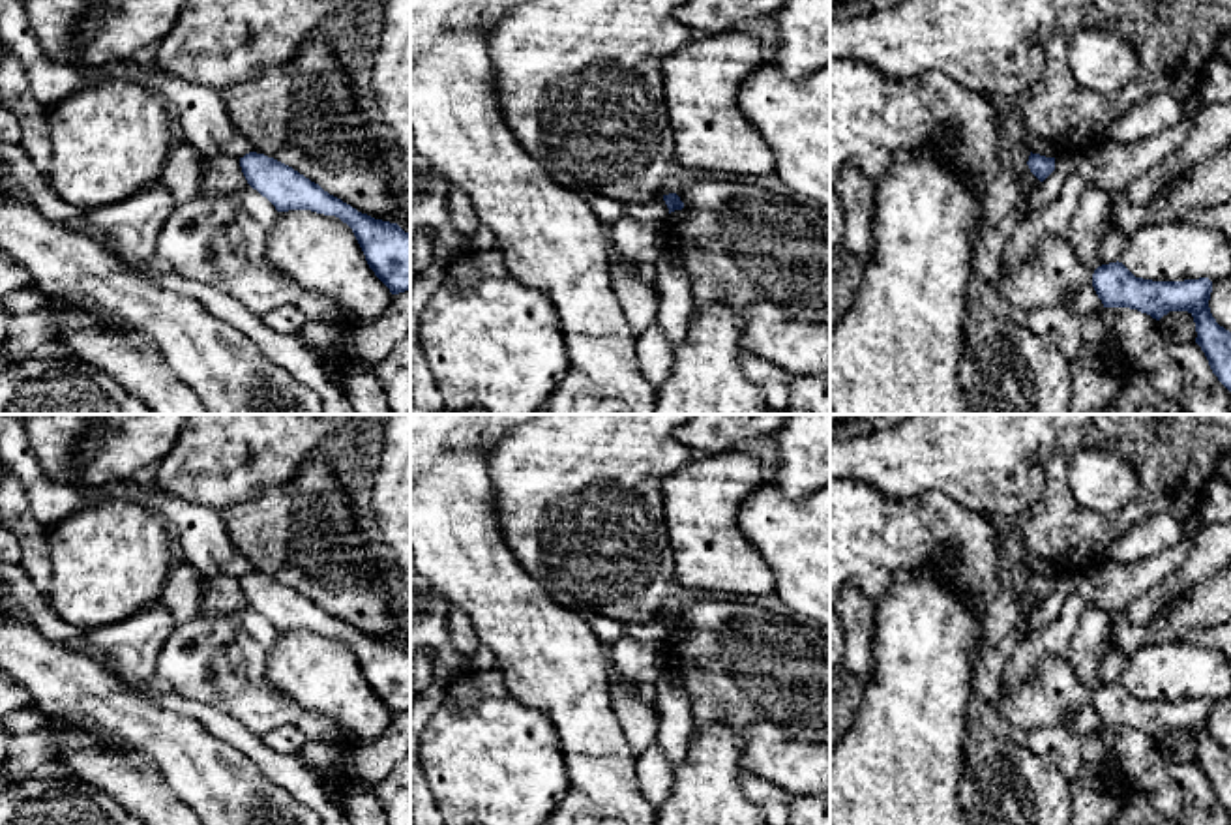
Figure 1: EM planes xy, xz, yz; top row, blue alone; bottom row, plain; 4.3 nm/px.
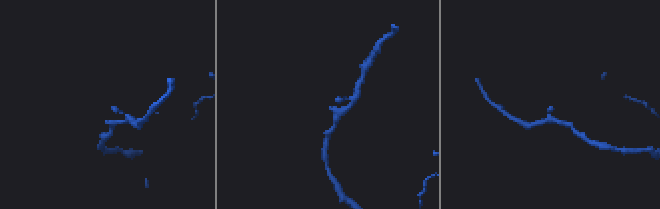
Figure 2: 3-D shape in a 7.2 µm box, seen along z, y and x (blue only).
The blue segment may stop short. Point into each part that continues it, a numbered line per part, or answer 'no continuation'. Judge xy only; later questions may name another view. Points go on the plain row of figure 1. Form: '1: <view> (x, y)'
no continuation

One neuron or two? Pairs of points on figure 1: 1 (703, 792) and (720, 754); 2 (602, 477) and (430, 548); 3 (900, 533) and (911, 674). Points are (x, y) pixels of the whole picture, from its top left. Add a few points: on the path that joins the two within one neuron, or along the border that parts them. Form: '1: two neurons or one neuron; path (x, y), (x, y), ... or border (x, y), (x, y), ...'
1: one neuron; path (707, 782), (712, 764)
2: two neurons; border (489, 477), (499, 529), (516, 561)
3: two neurons; border (947, 582), (934, 567), (902, 569), (875, 604)

